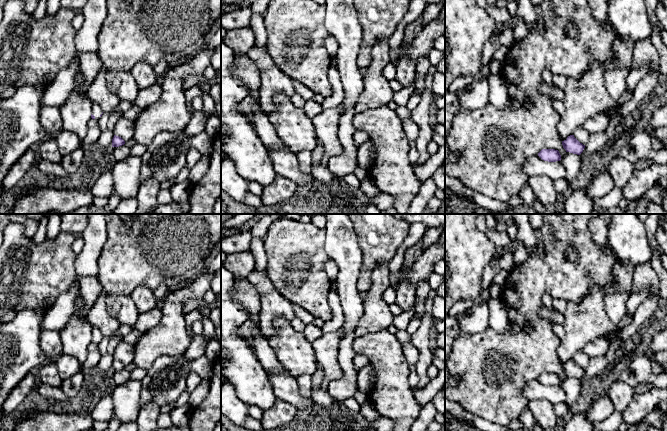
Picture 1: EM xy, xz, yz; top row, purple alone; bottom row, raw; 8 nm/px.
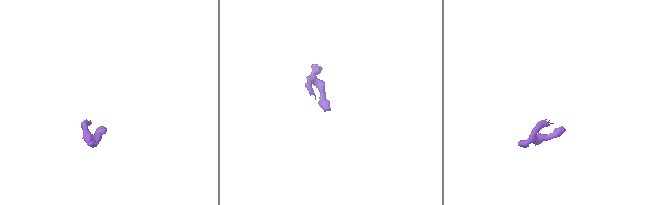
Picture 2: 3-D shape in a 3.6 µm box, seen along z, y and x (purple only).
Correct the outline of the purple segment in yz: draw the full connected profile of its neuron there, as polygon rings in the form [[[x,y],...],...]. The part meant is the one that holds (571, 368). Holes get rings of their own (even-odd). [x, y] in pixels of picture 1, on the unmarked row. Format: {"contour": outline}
{"contour": [[[570,359],[567,361],[566,364],[562,365],[562,369],[563,369],[563,372],[566,374],[566,376],[570,376],[577,379],[580,379],[585,372],[585,369],[580,367],[574,361],[574,359]]]}

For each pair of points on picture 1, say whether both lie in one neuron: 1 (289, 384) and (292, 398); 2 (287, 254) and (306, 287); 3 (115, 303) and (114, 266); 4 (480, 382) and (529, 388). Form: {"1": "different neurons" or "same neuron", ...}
{"1": "same neuron", "2": "same neuron", "3": "different neurons", "4": "different neurons"}

